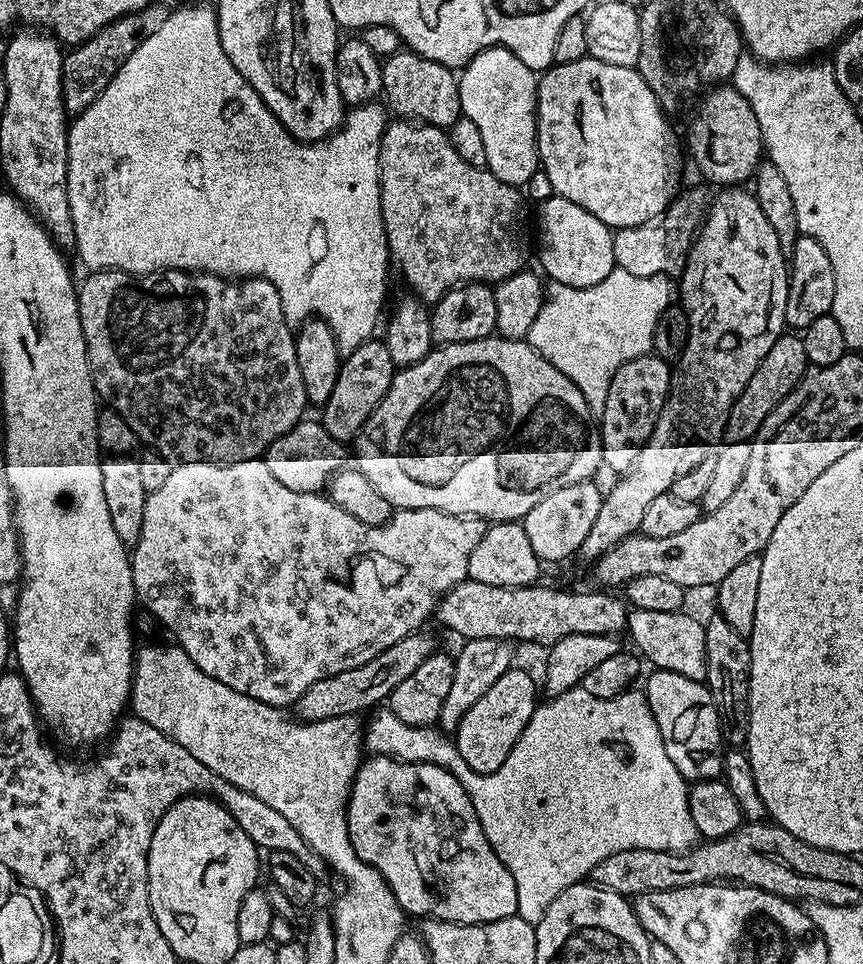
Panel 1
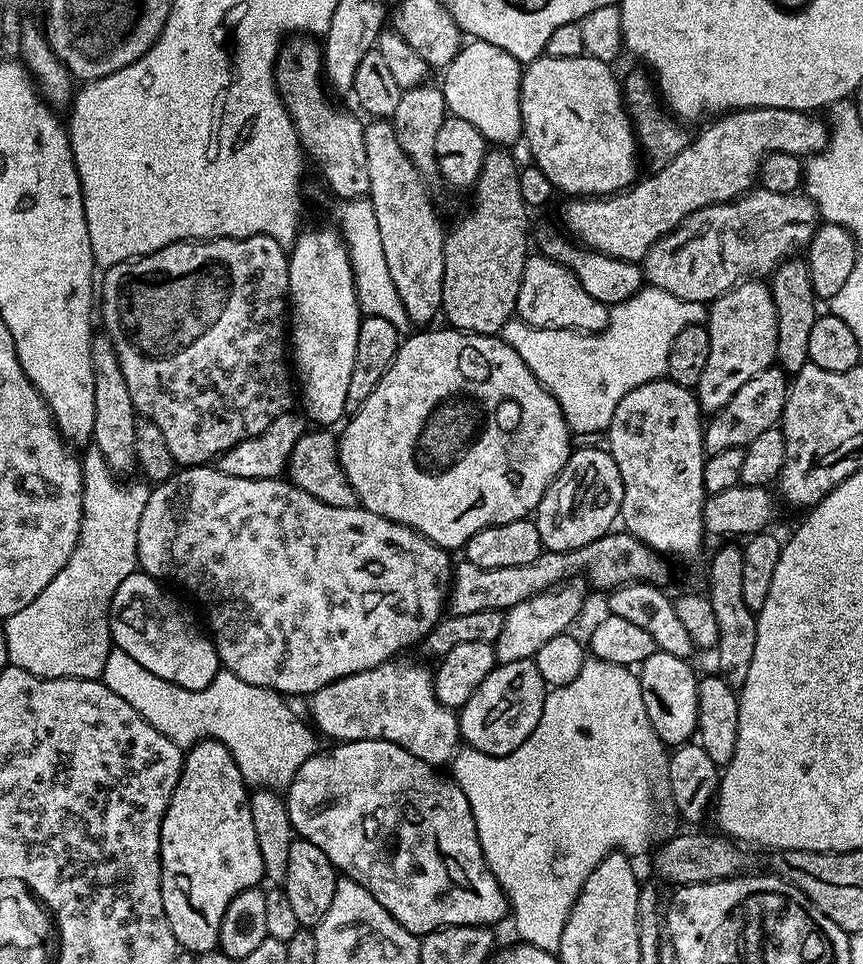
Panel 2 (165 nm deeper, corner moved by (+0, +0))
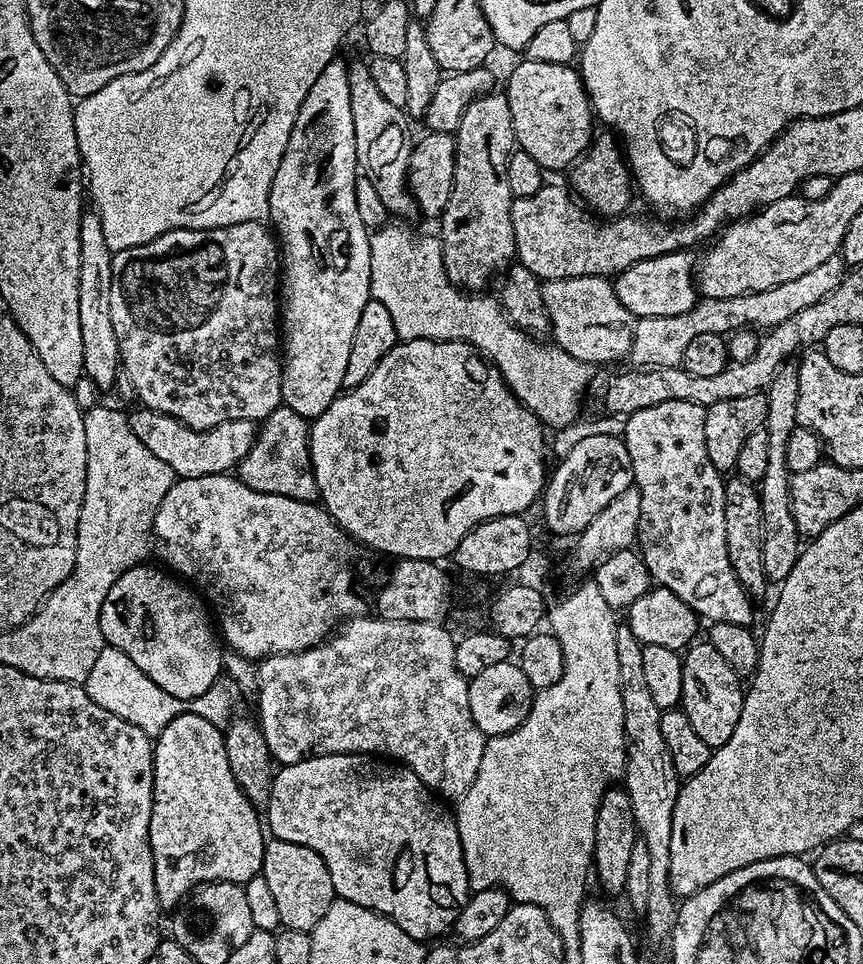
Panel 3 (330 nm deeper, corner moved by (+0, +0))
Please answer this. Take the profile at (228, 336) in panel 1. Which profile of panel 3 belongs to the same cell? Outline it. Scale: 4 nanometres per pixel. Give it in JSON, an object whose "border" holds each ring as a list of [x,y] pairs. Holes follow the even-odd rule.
{"border":[[[247,220],[225,228],[172,228],[166,234],[146,242],[142,246],[127,248],[112,257],[114,282],[111,290],[110,310],[114,317],[114,334],[118,334],[120,363],[123,375],[128,375],[139,403],[155,412],[170,414],[186,426],[199,432],[210,430],[222,422],[254,420],[263,422],[282,404],[282,324],[278,319],[278,289],[282,284],[282,253],[278,240],[264,222]]]}

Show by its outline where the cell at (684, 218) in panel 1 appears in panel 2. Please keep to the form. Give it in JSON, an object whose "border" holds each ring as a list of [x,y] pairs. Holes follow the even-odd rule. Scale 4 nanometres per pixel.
{"border":[[[760,186],[737,196],[734,202],[711,204],[708,208],[691,212],[674,231],[663,233],[643,258],[644,279],[651,287],[674,294],[674,298],[711,302],[717,300],[723,292],[735,288],[741,280],[767,277],[779,267],[781,261],[787,260],[797,251],[795,248],[807,249],[817,227],[816,205],[807,195],[771,193]]]}

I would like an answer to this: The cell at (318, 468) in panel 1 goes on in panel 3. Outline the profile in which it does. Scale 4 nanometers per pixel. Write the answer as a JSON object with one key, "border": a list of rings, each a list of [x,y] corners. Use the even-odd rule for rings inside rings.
{"border":[[[143,406],[137,409],[136,413],[133,411],[128,417],[134,434],[138,434],[154,458],[162,458],[162,462],[166,462],[166,466],[170,466],[170,470],[181,480],[223,476],[239,469],[240,463],[250,454],[258,435],[258,424],[254,420],[231,420],[199,432],[170,414],[155,412],[153,408]]]}

